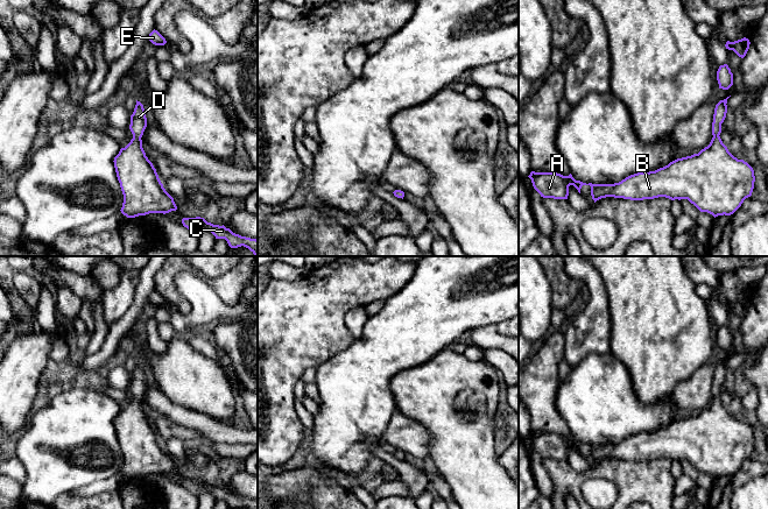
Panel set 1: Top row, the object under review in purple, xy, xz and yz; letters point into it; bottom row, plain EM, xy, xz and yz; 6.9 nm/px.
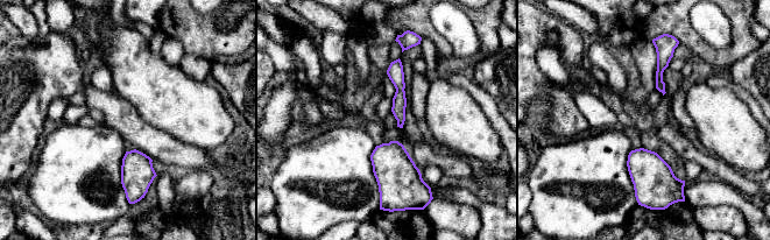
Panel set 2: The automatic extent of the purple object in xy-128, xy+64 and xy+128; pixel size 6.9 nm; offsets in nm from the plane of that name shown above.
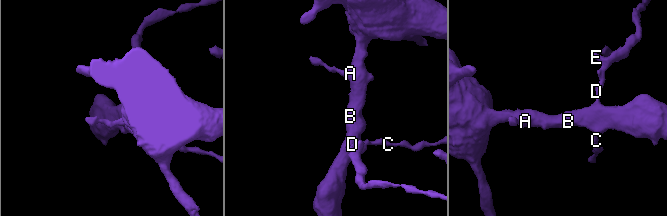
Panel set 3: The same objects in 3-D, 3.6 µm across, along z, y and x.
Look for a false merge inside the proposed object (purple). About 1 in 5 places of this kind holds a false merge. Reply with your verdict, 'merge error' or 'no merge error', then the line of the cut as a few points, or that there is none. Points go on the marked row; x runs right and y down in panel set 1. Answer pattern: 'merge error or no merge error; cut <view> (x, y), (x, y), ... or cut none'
no merge error; cut none

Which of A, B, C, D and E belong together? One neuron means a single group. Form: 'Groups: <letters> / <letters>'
Groups: A B C D E

